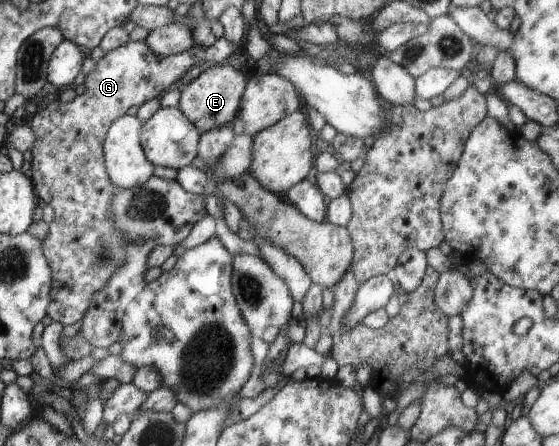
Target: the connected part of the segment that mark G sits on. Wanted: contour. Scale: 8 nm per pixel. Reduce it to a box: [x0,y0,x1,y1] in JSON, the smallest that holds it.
[27,40,207,325]

